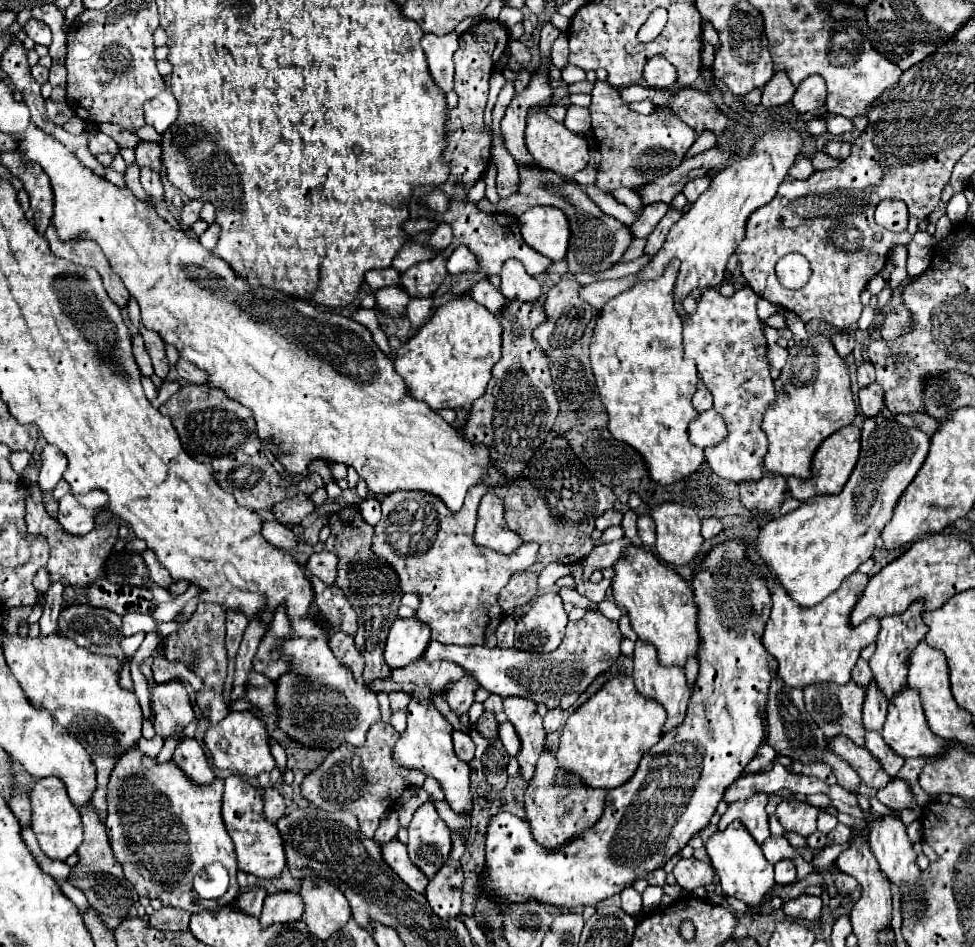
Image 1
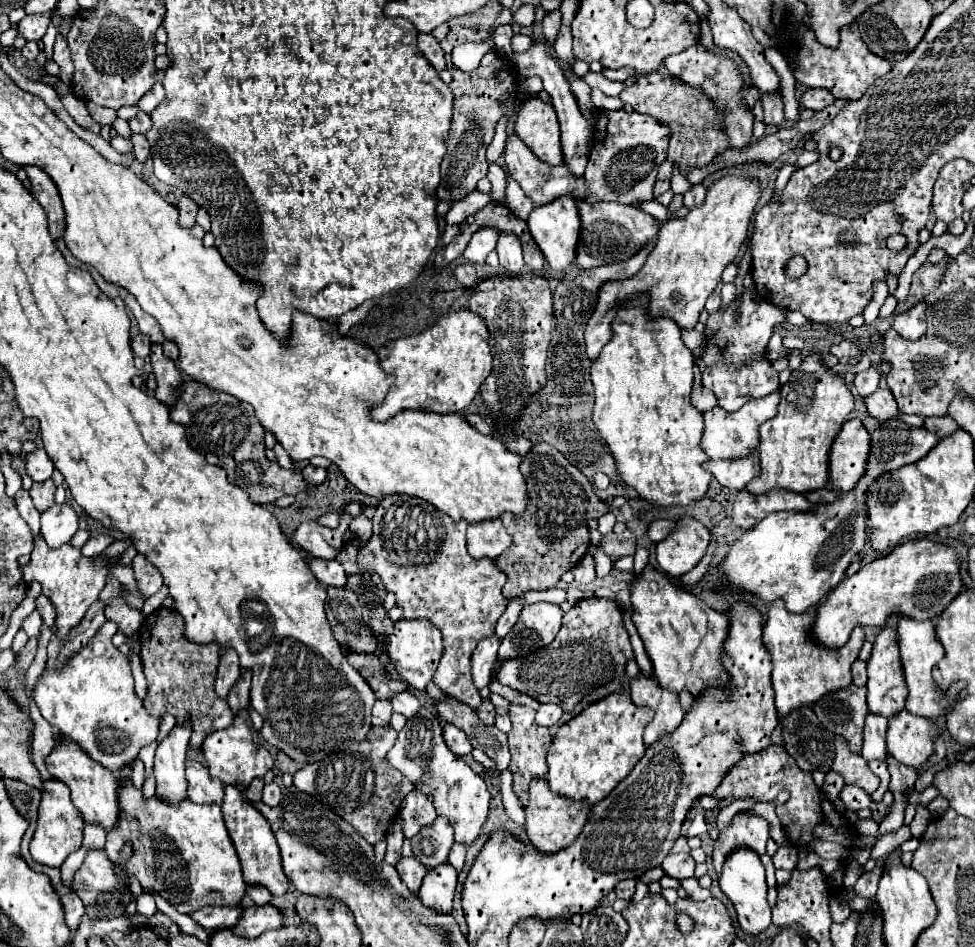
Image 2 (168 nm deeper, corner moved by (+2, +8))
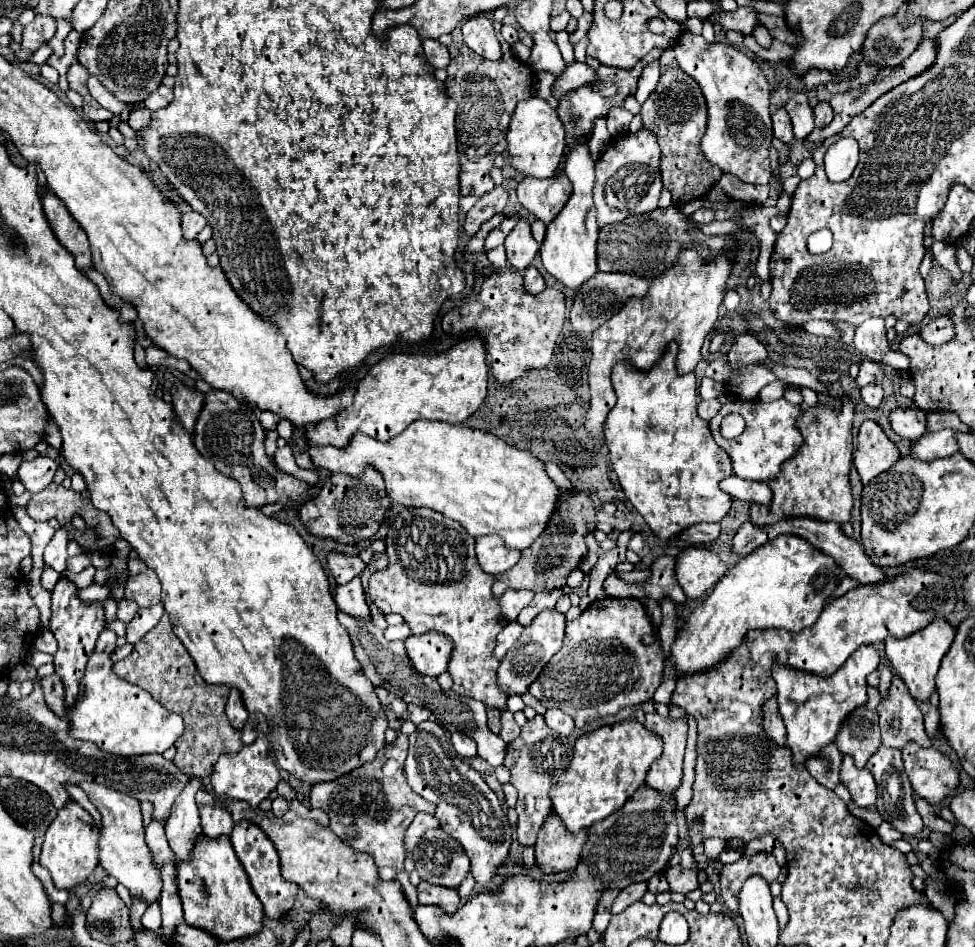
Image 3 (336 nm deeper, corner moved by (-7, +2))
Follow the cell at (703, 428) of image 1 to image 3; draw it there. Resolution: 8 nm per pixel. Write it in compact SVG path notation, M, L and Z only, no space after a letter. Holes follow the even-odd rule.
M778 399L774 403L762 403L762 401L730 401L726 405L722 405L722 409L718 411L718 415L710 421L710 431L714 441L728 451L732 465L734 465L734 473L742 479L750 479L750 481L770 481L774 479L780 469L782 463L792 459L796 455L796 451L802 447L804 439L800 435L800 429L796 425L798 417L800 417L800 407L788 403L786 399ZM730 413L740 413L746 417L746 429L742 435L738 435L736 439L724 439L720 435L720 423L726 415Z

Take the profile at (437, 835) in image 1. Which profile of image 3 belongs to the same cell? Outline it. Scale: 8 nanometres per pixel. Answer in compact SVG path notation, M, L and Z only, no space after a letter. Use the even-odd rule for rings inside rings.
M442 829L428 831L412 857L420 879L442 887L458 889L470 871L470 859L464 855L464 849Z

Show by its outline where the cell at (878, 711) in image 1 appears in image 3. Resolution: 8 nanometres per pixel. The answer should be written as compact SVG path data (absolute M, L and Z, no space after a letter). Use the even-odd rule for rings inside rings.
M880 747L880 751L876 751L876 755L872 755L872 759L866 763L866 769L874 775L876 785L878 785L878 801L876 801L876 809L882 815L884 821L888 821L894 829L898 829L904 835L916 837L920 835L920 831L924 829L922 817L916 811L914 805L914 793L912 787L908 783L908 777L904 775L904 767L902 767L902 755L896 749L890 747Z

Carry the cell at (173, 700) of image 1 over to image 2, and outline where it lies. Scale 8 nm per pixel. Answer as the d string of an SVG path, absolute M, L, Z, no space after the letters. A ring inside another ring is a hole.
M175 725L169 735L159 743L155 753L155 779L157 797L169 803L183 801L187 797L185 781L185 753L191 737L191 725Z

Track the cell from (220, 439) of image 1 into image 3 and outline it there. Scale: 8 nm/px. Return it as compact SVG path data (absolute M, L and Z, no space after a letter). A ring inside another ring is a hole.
M210 391L206 395L204 407L196 421L194 431L194 445L200 455L214 463L214 467L236 479L242 487L242 501L246 507L262 507L268 503L276 503L284 497L296 499L308 491L308 485L284 471L276 469L264 451L264 429L254 415L252 409L240 405L230 393L226 391Z

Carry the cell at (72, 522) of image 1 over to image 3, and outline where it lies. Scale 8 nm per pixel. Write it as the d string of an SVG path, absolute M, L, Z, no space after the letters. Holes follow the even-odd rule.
M60 527L56 531L56 535L50 539L50 543L46 545L44 549L44 565L52 567L54 571L62 573L66 569L66 559L68 559L68 553L66 553L66 545L68 545L68 531L64 527Z

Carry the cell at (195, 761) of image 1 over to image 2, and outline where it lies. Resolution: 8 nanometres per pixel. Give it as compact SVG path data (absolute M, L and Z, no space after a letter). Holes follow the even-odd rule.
M197 759L185 761L185 775L187 775L187 795L195 803L221 803L223 801L223 783L207 773Z

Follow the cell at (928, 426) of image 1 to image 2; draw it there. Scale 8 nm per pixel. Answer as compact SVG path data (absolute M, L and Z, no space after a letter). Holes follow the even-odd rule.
M927 417L925 423L923 423L923 429L931 431L933 435L937 435L939 439L947 437L949 433L953 433L959 425L955 421L951 421L951 417Z

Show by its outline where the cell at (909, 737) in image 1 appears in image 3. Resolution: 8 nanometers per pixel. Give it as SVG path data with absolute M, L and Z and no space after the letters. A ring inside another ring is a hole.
M908 743L902 749L904 771L918 797L926 799L932 807L938 807L958 787L958 771L954 763L936 749L922 749L916 743Z

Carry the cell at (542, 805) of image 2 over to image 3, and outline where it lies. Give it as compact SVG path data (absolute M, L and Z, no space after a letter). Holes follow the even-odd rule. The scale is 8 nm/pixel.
M552 813L544 821L544 827L540 829L534 847L536 865L542 869L542 873L572 871L580 863L580 853L586 843L586 837L586 831L568 835L568 831L564 831L564 825L560 823L560 817Z

